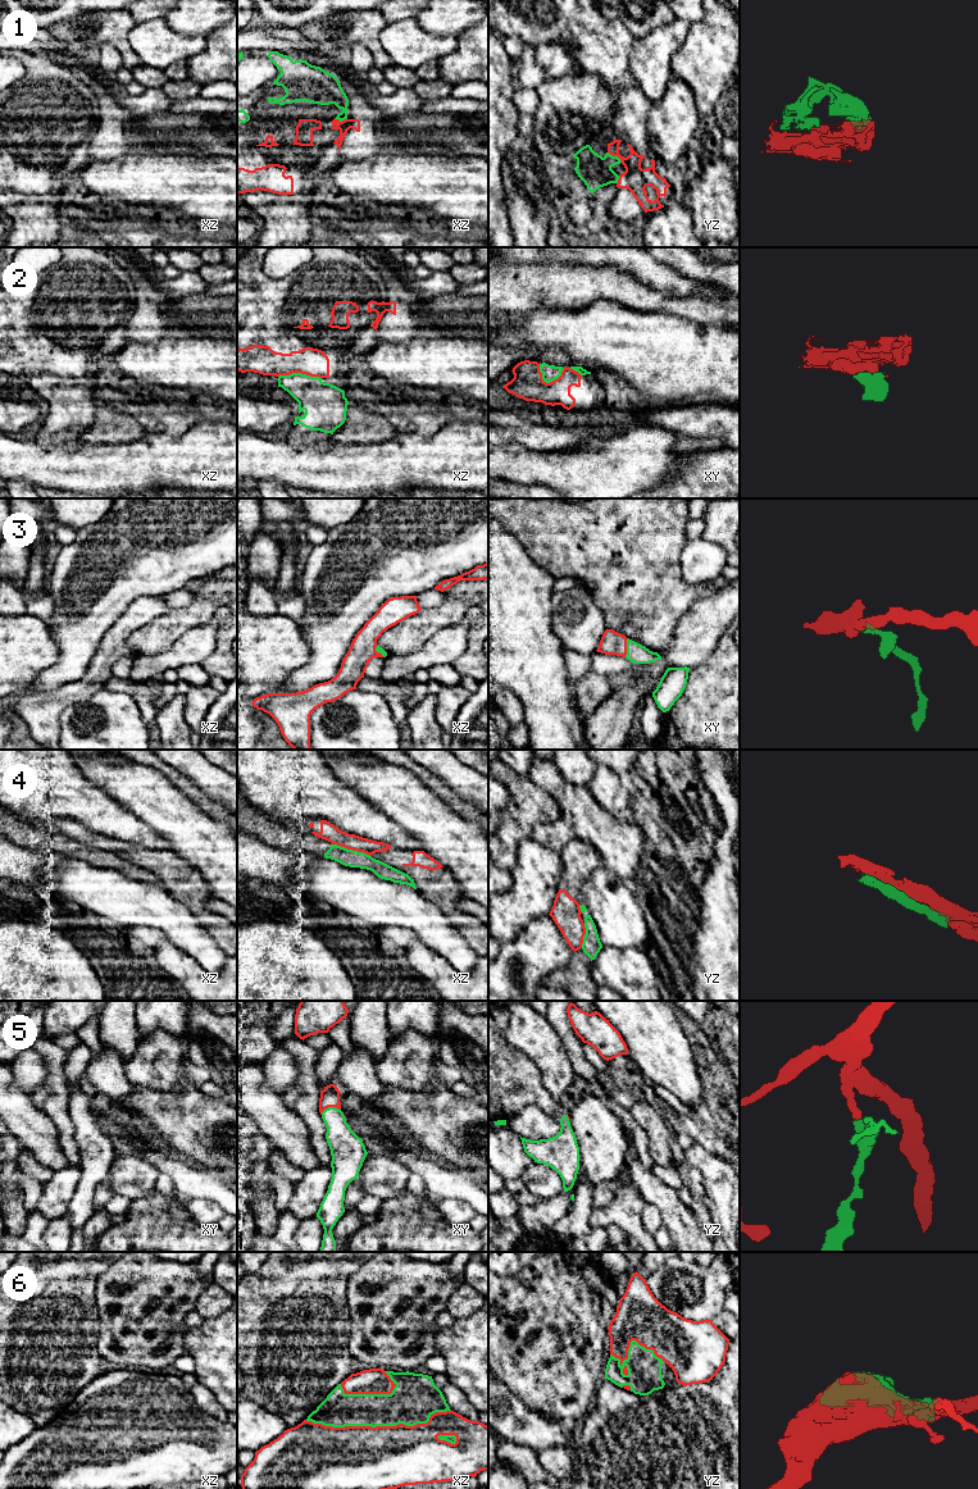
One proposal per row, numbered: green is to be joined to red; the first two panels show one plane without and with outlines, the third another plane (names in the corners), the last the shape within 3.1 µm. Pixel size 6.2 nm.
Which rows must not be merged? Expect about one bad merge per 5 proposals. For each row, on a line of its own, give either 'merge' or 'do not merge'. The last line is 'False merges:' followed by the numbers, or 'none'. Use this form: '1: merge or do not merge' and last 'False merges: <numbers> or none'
1: merge
2: merge
3: merge
4: do not merge
5: merge
6: merge
False merges: 4

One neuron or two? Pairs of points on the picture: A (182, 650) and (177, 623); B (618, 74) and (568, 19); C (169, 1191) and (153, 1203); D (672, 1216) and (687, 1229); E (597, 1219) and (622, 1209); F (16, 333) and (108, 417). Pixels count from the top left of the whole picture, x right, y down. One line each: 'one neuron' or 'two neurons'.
A: two neurons
B: one neuron
C: two neurons
D: one neuron
E: one neuron
F: two neurons

